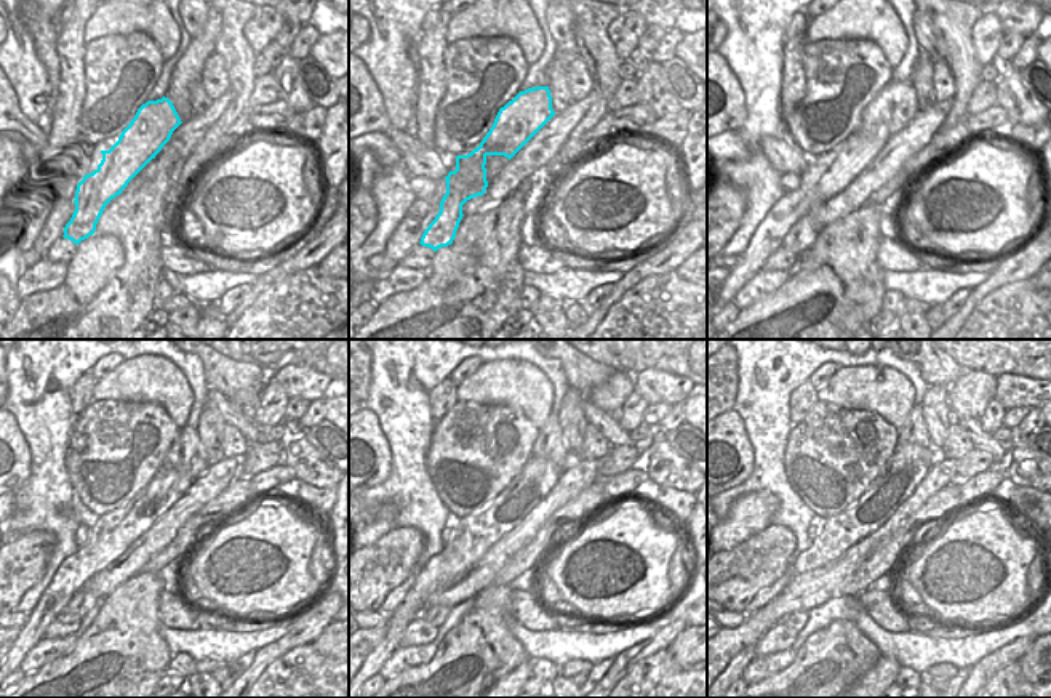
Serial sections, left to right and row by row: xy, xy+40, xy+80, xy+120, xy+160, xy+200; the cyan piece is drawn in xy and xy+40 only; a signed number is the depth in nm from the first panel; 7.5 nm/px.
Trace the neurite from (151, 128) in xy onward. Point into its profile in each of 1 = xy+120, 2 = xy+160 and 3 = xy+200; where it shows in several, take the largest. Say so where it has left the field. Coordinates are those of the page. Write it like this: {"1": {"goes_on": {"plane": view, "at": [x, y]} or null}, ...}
{"1": {"goes_on": {"plane": "xy+120", "at": [187, 455]}}, "2": {"goes_on": {"plane": "xy+160", "at": [549, 444]}}, "3": {"goes_on": {"plane": "xy+200", "at": [914, 431]}}}

